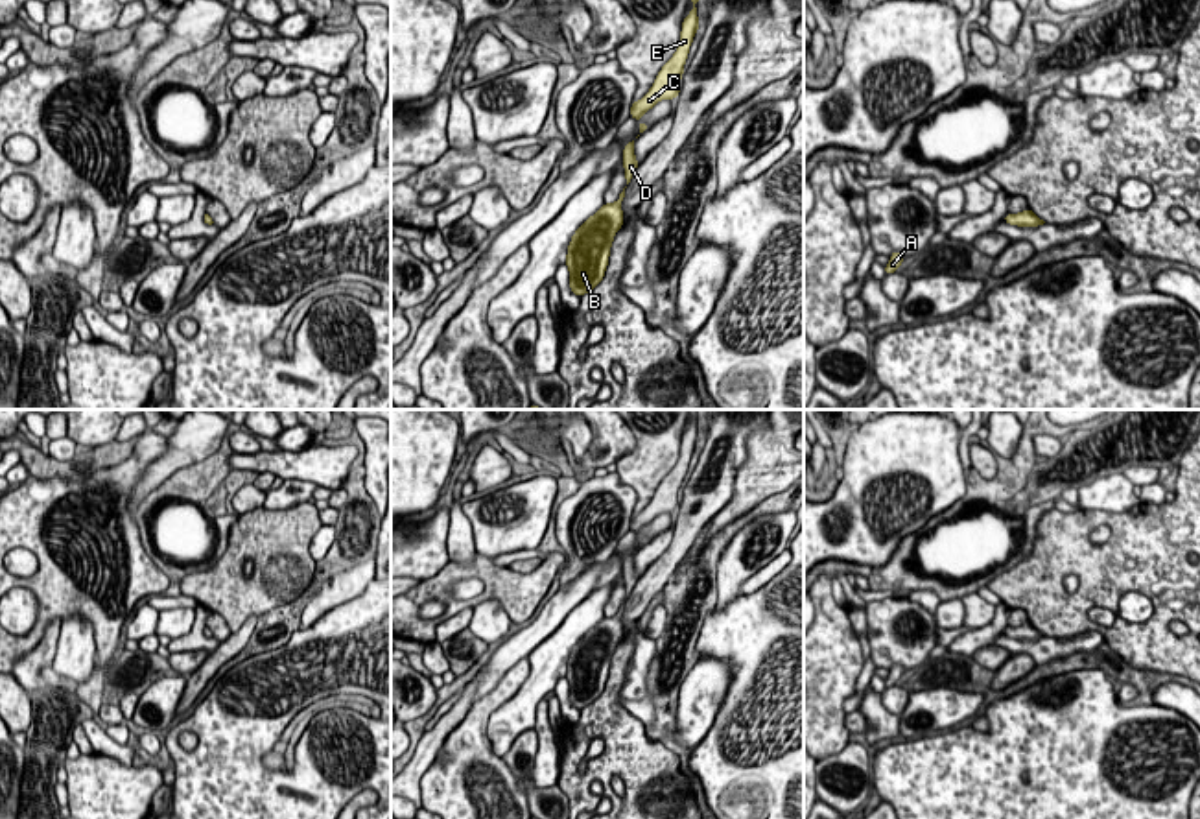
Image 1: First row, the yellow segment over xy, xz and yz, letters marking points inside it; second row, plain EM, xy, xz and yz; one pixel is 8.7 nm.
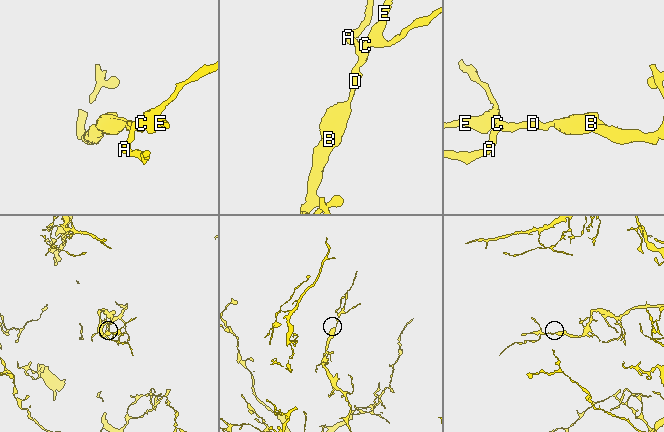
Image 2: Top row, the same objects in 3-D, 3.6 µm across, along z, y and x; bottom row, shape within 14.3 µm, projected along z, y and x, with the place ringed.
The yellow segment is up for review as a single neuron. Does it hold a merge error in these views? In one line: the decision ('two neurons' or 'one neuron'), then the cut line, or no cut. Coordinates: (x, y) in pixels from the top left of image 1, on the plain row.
one neuron; cut none

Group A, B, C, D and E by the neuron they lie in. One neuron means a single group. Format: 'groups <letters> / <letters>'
groups A B C D E

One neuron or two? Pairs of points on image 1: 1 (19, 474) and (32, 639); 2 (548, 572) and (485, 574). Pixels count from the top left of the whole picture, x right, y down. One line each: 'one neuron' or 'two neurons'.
1: two neurons
2: one neuron

